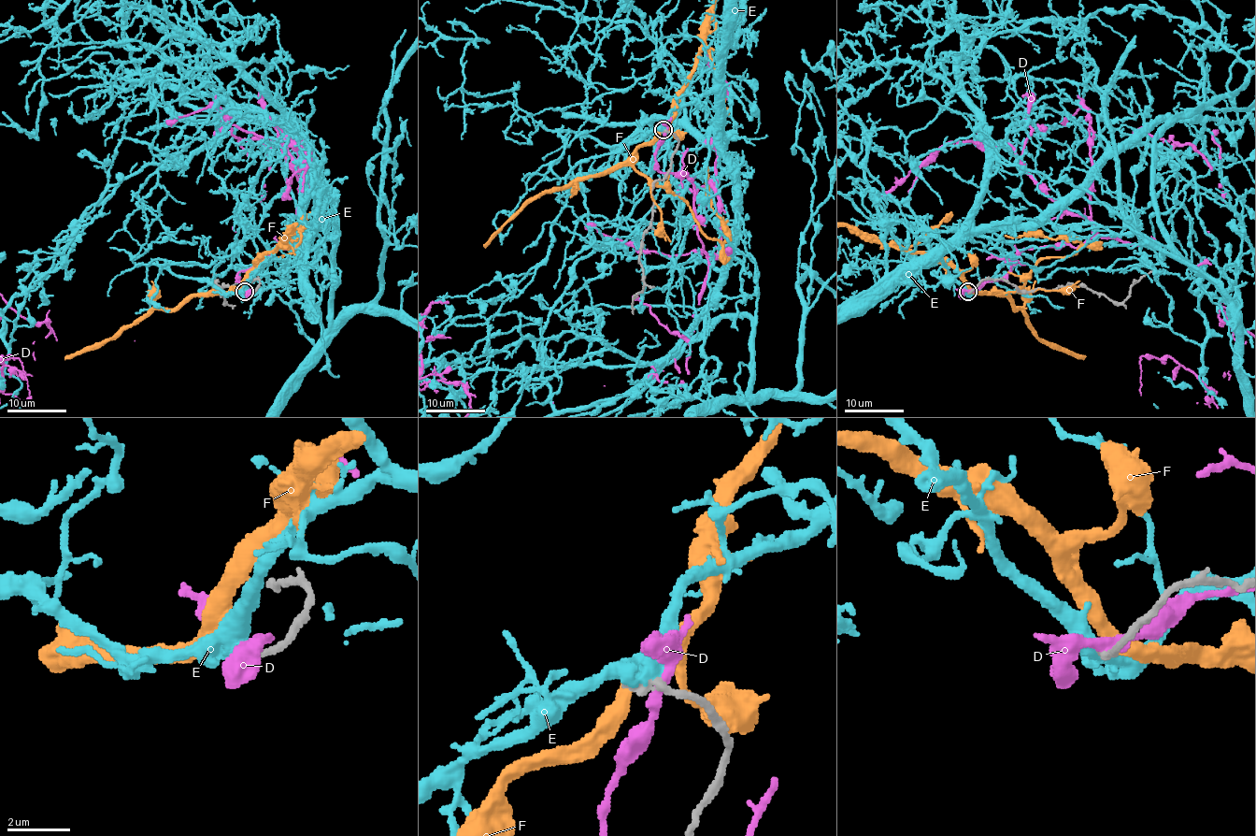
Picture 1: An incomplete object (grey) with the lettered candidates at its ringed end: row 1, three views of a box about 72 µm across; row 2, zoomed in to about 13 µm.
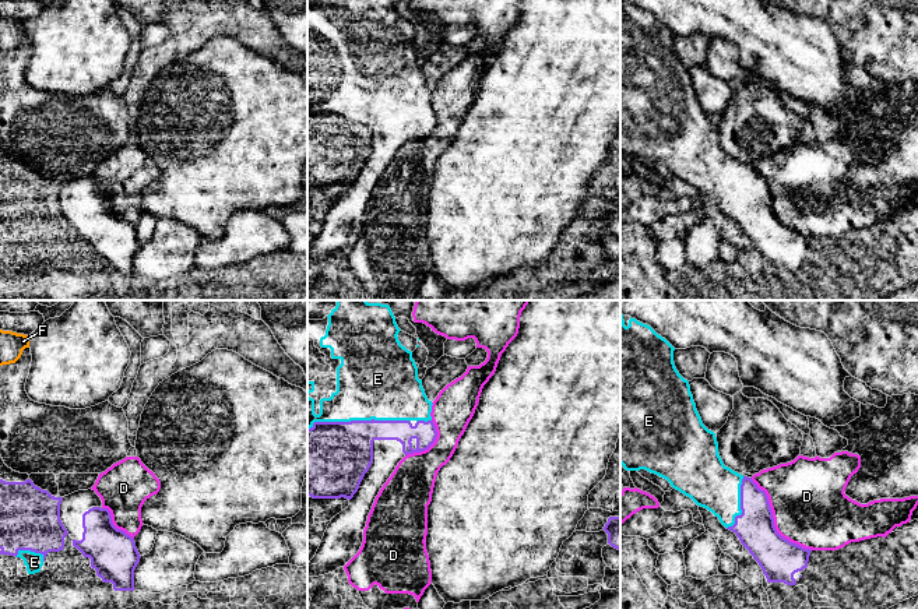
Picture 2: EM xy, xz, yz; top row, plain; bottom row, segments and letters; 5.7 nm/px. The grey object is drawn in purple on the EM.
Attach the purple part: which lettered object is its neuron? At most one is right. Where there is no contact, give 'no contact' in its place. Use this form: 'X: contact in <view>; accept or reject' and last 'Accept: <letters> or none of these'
D: contact in yz; reject
E: contact in xz; accept
F: no contact; reject
Accept: E

